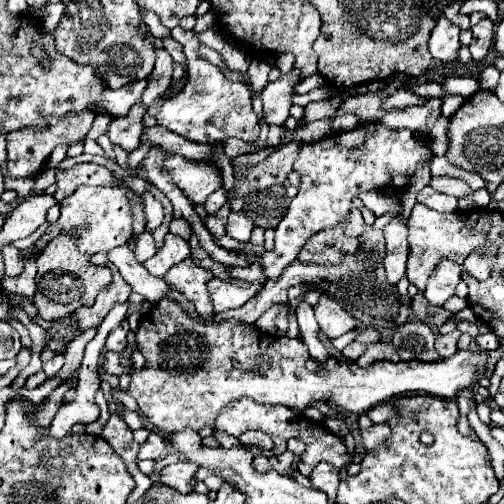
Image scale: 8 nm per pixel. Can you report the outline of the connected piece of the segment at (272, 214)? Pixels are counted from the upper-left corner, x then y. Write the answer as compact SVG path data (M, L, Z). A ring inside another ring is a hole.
M283 184L253 192L243 200L245 200L243 212L253 220L255 226L261 228L275 228L279 220L285 216L291 202L291 198L285 194Z

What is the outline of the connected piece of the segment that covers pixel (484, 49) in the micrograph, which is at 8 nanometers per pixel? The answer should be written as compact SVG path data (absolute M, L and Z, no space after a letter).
M483 18L477 26L471 28L471 32L473 32L473 40L469 44L471 58L473 62L481 62L487 56L489 46L493 42L493 22L489 18Z

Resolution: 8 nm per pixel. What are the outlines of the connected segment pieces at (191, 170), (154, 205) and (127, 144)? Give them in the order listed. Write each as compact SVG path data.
M171 156L163 162L163 170L173 176L177 188L195 206L203 204L213 190L221 188L221 172L211 164L195 164L191 160L183 160L181 156Z
M143 194L143 204L145 204L145 214L147 214L147 228L155 230L163 222L161 202L157 202L151 194Z
M139 100L139 104L135 104L135 108L131 108L131 112L127 112L127 116L121 118L113 118L107 130L107 136L111 138L113 144L121 146L125 152L133 152L139 148L141 142L141 130L143 130L143 102Z

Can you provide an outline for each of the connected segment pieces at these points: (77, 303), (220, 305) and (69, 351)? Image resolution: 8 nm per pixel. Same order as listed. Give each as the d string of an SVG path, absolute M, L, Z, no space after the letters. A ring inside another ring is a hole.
M73 234L55 236L37 260L37 294L33 304L37 306L43 320L59 320L67 314L73 314L75 308L95 304L99 290L103 290L111 282L111 270L107 266L91 264L91 254L81 252L75 240L77 238Z
M213 278L209 284L209 294L213 298L215 312L225 312L231 308L239 308L247 304L257 292L263 288L261 282L245 282L245 280L219 280Z
M90 328L67 345L64 354L66 362L61 370L54 375L59 376L61 383L69 382L75 375L76 369L81 364L85 347L94 338L96 332L97 328Z

